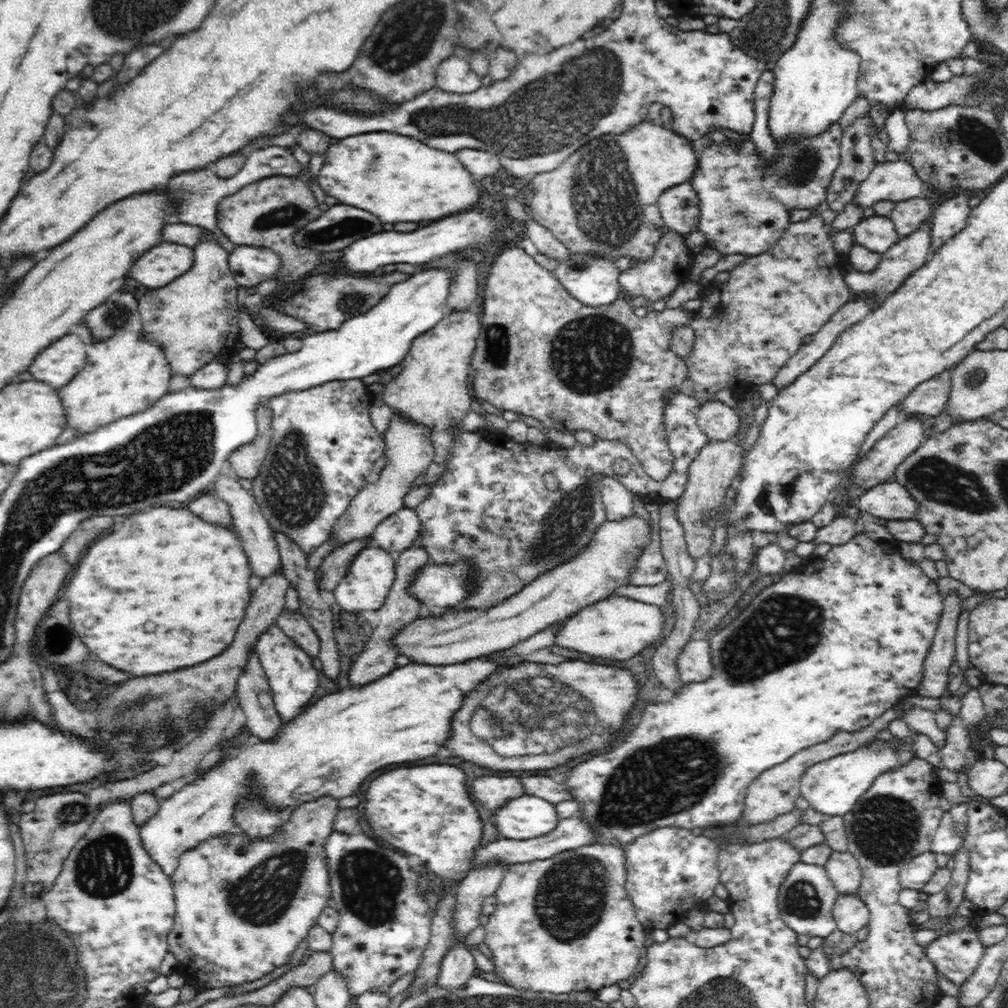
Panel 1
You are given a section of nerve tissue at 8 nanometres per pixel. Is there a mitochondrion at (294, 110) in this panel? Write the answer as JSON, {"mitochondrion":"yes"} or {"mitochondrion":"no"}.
{"mitochondrion":"no"}

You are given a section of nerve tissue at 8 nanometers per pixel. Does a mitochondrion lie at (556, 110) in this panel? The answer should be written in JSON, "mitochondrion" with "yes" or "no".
{"mitochondrion":"yes"}

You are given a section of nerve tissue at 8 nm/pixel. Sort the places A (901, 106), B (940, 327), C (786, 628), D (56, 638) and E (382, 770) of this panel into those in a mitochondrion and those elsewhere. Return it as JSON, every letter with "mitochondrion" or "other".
{"A":"other","B":"other","C":"mitochondrion","D":"mitochondrion","E":"other"}

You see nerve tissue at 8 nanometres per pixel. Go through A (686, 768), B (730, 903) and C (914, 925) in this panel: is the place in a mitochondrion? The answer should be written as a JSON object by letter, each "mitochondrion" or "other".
{"A":"mitochondrion","B":"other","C":"other"}

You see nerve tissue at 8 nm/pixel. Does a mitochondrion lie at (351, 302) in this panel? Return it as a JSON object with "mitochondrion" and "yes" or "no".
{"mitochondrion":"yes"}

